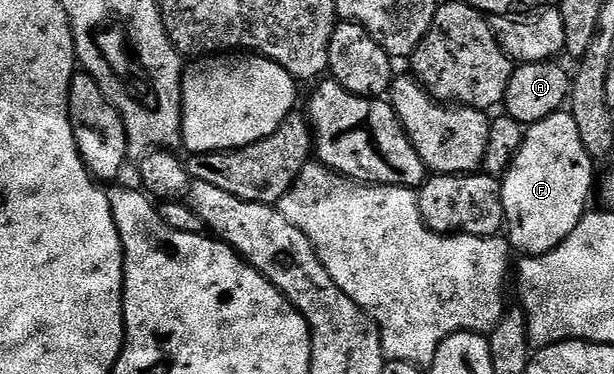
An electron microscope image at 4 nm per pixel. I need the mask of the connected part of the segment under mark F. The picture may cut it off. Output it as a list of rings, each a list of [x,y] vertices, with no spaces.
[[[562,110],[550,114],[545,120],[532,123],[524,131],[522,146],[500,183],[505,237],[512,251],[521,252],[520,255],[524,257],[545,255],[559,246],[568,234],[573,232],[573,228],[586,214],[589,196],[591,194],[592,197],[595,188],[593,166],[595,160],[589,156],[588,150],[582,143],[577,122],[570,111]]]

